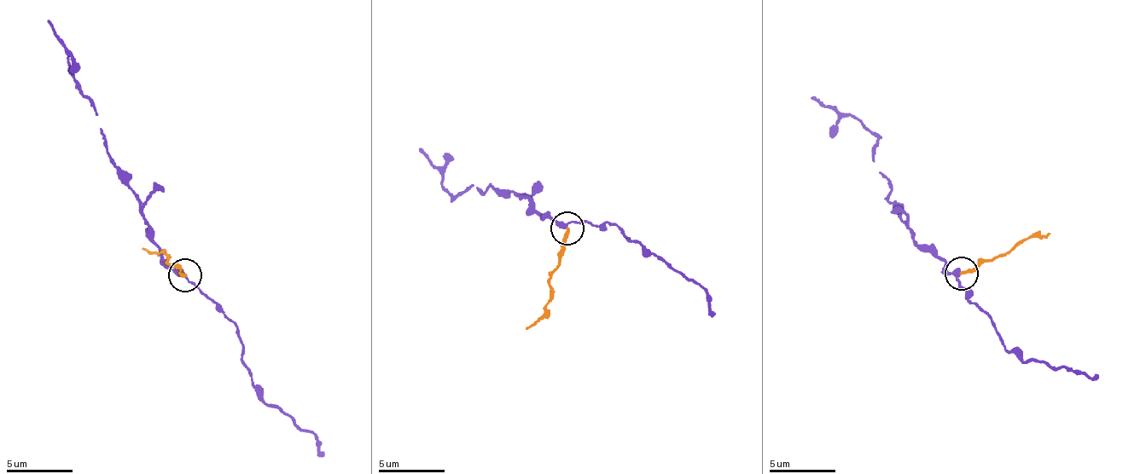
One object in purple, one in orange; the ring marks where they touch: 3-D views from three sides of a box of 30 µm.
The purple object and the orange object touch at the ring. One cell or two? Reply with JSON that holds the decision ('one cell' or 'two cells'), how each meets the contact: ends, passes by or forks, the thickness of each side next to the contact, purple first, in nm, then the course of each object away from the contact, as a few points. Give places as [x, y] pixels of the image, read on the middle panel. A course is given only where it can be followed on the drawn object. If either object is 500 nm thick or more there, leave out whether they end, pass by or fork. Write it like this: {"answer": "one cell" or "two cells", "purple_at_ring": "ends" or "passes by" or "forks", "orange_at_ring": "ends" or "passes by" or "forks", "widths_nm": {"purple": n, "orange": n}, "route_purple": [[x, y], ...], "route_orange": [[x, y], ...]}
{"answer": "two cells", "purple_at_ring": "passes by", "orange_at_ring": "ends", "widths_nm": {"purple": 280, "orange": 260}, "route_purple": [[567, 226], [526, 199], [491, 187], [483, 194], [472, 187], [455, 197], [441, 183], [440, 168], [420, 148]], "route_orange": [[567, 228], [567, 243], [549, 280], [545, 312], [525, 330]]}

